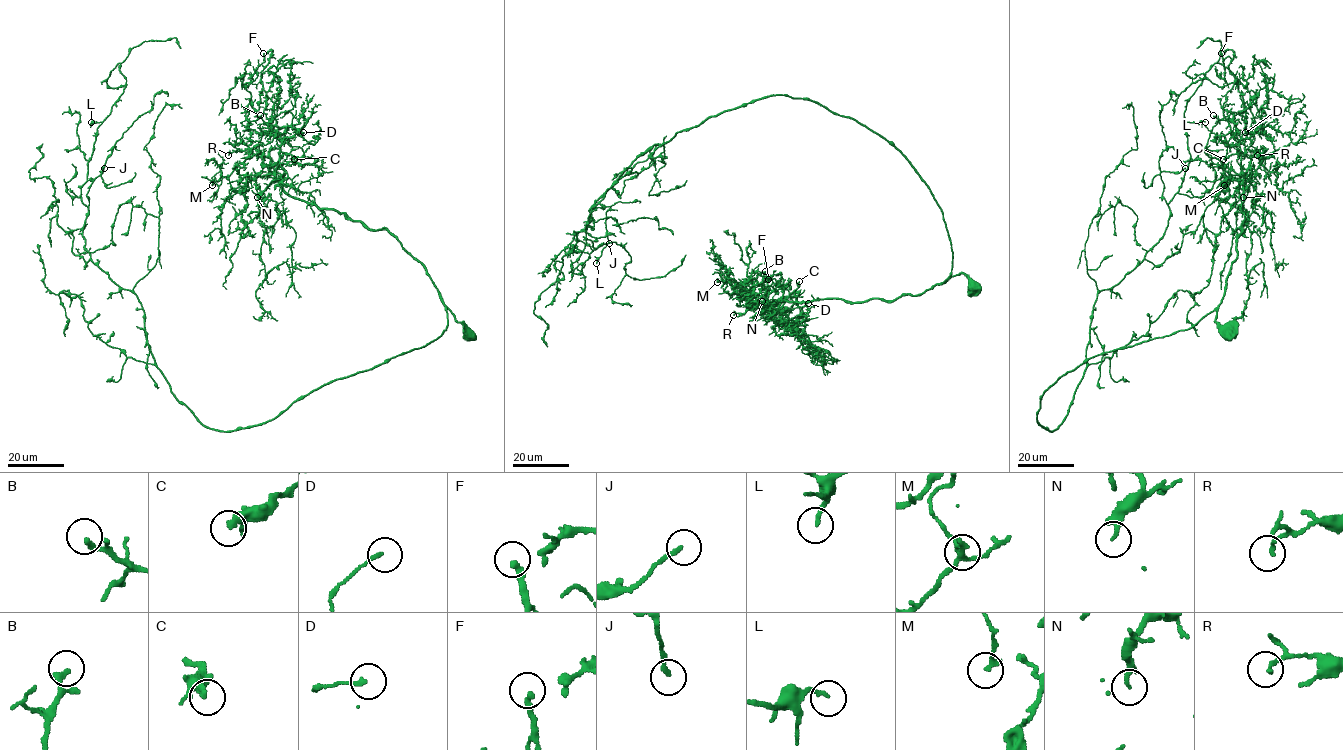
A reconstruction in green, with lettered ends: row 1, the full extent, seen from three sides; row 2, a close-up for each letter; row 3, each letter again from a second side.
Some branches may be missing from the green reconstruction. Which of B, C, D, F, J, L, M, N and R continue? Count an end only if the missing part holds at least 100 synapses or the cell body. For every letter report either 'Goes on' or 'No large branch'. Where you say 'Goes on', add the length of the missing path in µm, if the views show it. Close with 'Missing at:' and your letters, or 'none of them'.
B: Goes on. Missing length about 40 µm
C: No large branch
D: No large branch
F: No large branch
J: No large branch
L: No large branch
M: No large branch
N: No large branch
R: No large branch
Missing at: B

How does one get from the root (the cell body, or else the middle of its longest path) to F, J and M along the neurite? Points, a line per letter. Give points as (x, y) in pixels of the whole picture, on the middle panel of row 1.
F: (974, 286), (959, 274), (891, 302), (781, 301), (785, 298), (776, 310), (749, 294), (768, 279)
J: (974, 286), (951, 275), (942, 209), (911, 164), (784, 95), (637, 157), (590, 210), (609, 243)
M: (974, 286), (959, 274), (891, 302), (822, 298), (761, 307), (738, 286), (717, 282)

